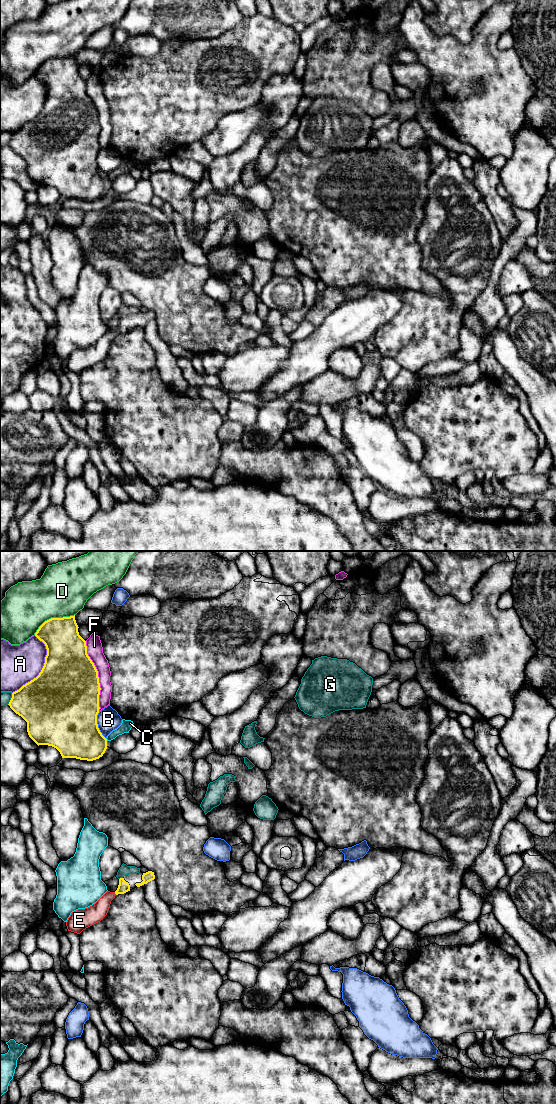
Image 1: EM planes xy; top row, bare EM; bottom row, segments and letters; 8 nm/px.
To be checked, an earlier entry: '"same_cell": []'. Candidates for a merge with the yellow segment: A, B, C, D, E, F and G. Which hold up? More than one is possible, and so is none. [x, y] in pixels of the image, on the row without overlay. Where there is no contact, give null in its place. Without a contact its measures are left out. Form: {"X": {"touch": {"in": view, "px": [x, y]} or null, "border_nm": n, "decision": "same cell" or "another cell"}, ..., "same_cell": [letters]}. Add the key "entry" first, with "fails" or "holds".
{"entry": "fails", "A": {"touch": {"in": "xy", "px": [42, 108]}, "border_nm": 500, "decision": "another cell"}, "B": {"touch": {"in": "xy", "px": [97, 165]}, "border_nm": 240, "decision": "another cell"}, "C": {"touch": {"in": "xy", "px": [106, 179]}, "border_nm": 30, "decision": "another cell"}, "D": {"touch": {"in": "xy", "px": [53, 58]}, "border_nm": 360, "decision": "another cell"}, "E": {"touch": {"in": "xy", "px": [115, 333]}, "border_nm": 30, "decision": "same cell"}, "F": {"touch": {"in": "xy", "px": [97, 116]}, "border_nm": 550, "decision": "another cell"}, "G": {"touch": {"in": "xy", "px": [120, 318]}, "border_nm": 40, "decision": "another cell"}, "same_cell": ["E"]}

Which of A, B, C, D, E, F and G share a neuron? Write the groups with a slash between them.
A / B / C / D / E / F / G

